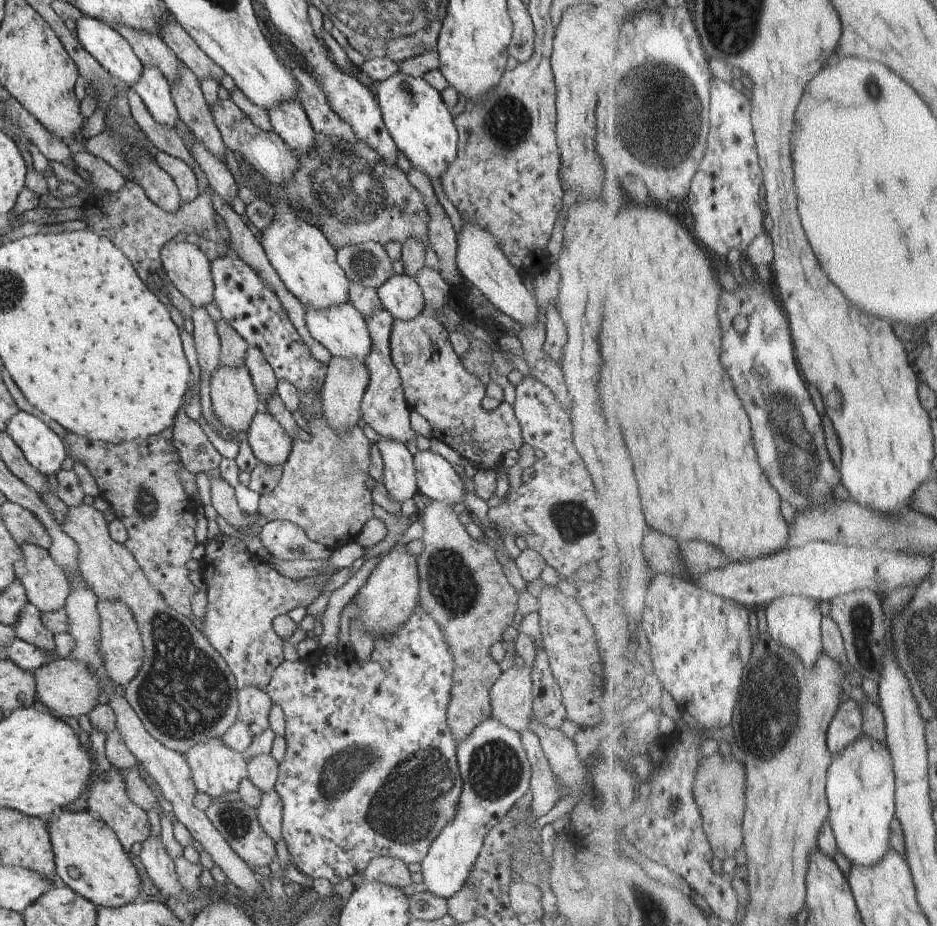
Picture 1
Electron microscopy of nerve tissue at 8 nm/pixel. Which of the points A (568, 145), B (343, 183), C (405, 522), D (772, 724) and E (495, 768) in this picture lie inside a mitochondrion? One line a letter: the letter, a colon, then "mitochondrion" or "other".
A: other
B: mitochondrion
C: other
D: mitochondrion
E: mitochondrion

